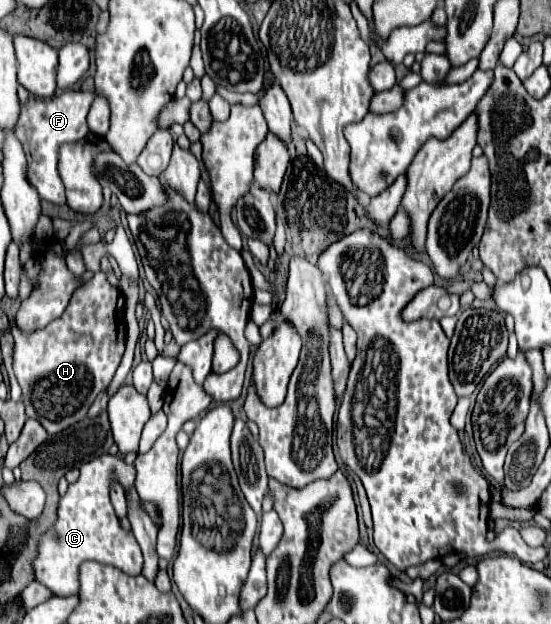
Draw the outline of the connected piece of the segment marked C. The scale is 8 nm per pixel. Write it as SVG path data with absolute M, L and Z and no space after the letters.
M103 454L81 466L81 476L75 484L69 484L67 494L59 500L59 518L55 526L41 538L39 554L35 558L35 580L45 584L57 596L71 596L79 592L79 566L87 560L113 564L129 576L141 572L141 548L135 542L131 530L125 530L115 514L109 492L111 484L119 482L123 490L131 490L136 470L121 456Z

